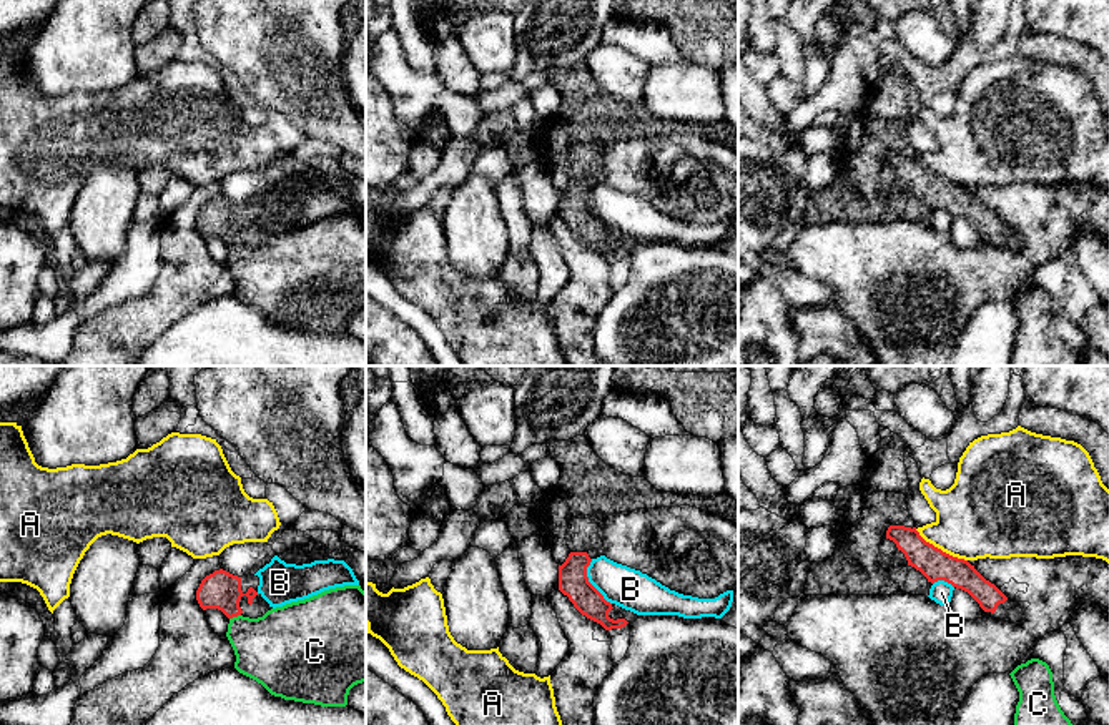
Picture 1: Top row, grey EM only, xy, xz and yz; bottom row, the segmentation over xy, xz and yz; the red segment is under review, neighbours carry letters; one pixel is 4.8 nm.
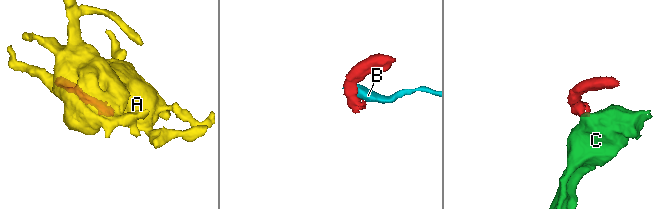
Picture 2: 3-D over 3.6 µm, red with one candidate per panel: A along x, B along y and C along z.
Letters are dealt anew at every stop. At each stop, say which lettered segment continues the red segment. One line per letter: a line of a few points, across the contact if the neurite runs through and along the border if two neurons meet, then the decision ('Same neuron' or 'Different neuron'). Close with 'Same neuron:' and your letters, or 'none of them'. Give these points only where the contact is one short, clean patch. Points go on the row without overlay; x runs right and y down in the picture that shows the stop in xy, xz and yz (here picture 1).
A: Different neuron
B: Line: xz (591, 187), (587, 208), (611, 231). Different neuron
C: Line: xy (240, 241), (230, 246). Different neuron
Same neuron: none of them

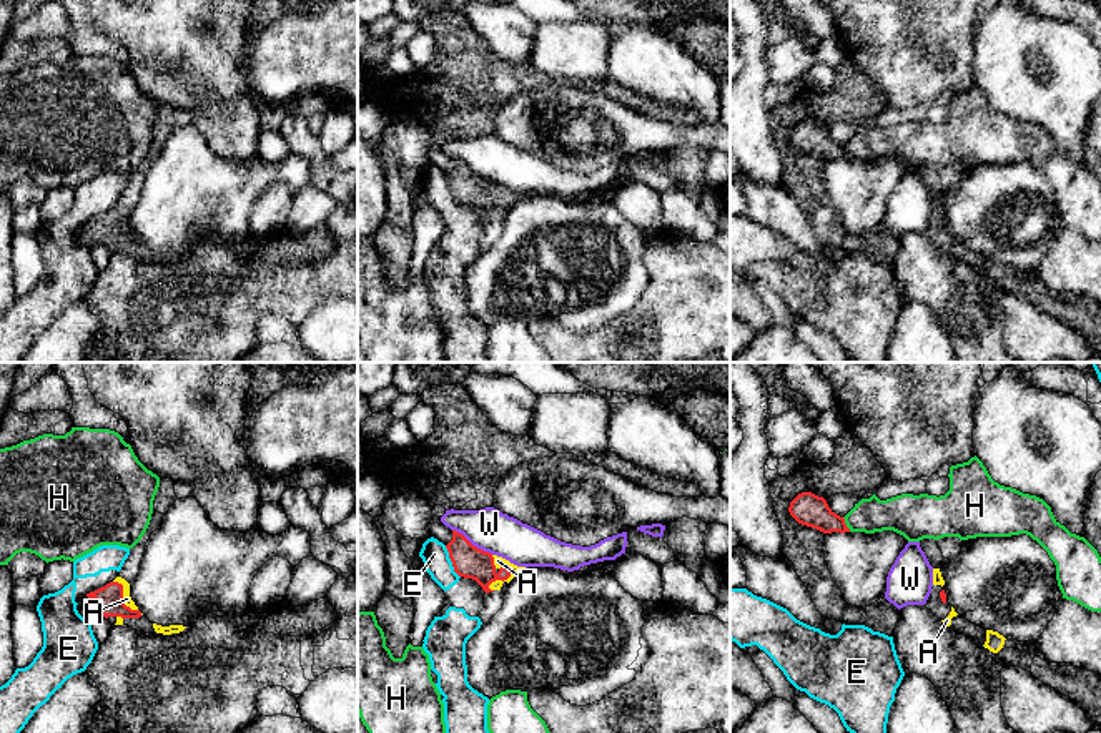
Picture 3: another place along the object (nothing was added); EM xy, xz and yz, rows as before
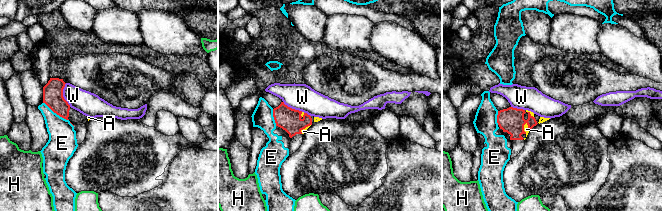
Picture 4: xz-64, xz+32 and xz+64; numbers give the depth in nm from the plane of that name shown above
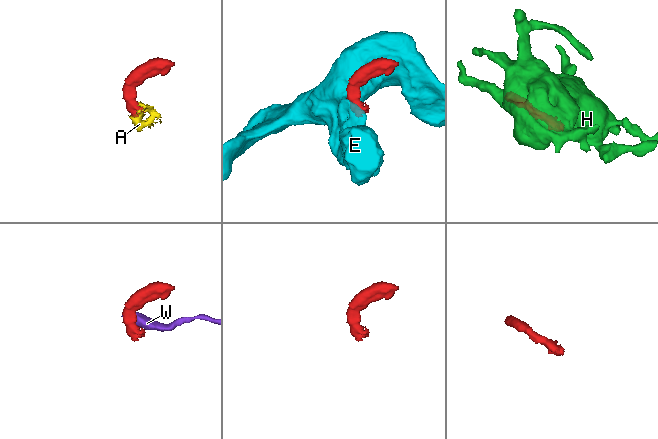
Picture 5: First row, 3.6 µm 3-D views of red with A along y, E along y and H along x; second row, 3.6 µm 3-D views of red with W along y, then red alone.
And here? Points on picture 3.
A: Line: xz (468, 188), (491, 208), (503, 208), (509, 200), (498, 188). Same neuron
E: Line: xz (444, 173), (453, 198), (459, 205). Different neuron
H: Different neuron
W: Line: xz (453, 157), (474, 173), (493, 182). Different neuron
Same neuron: A

